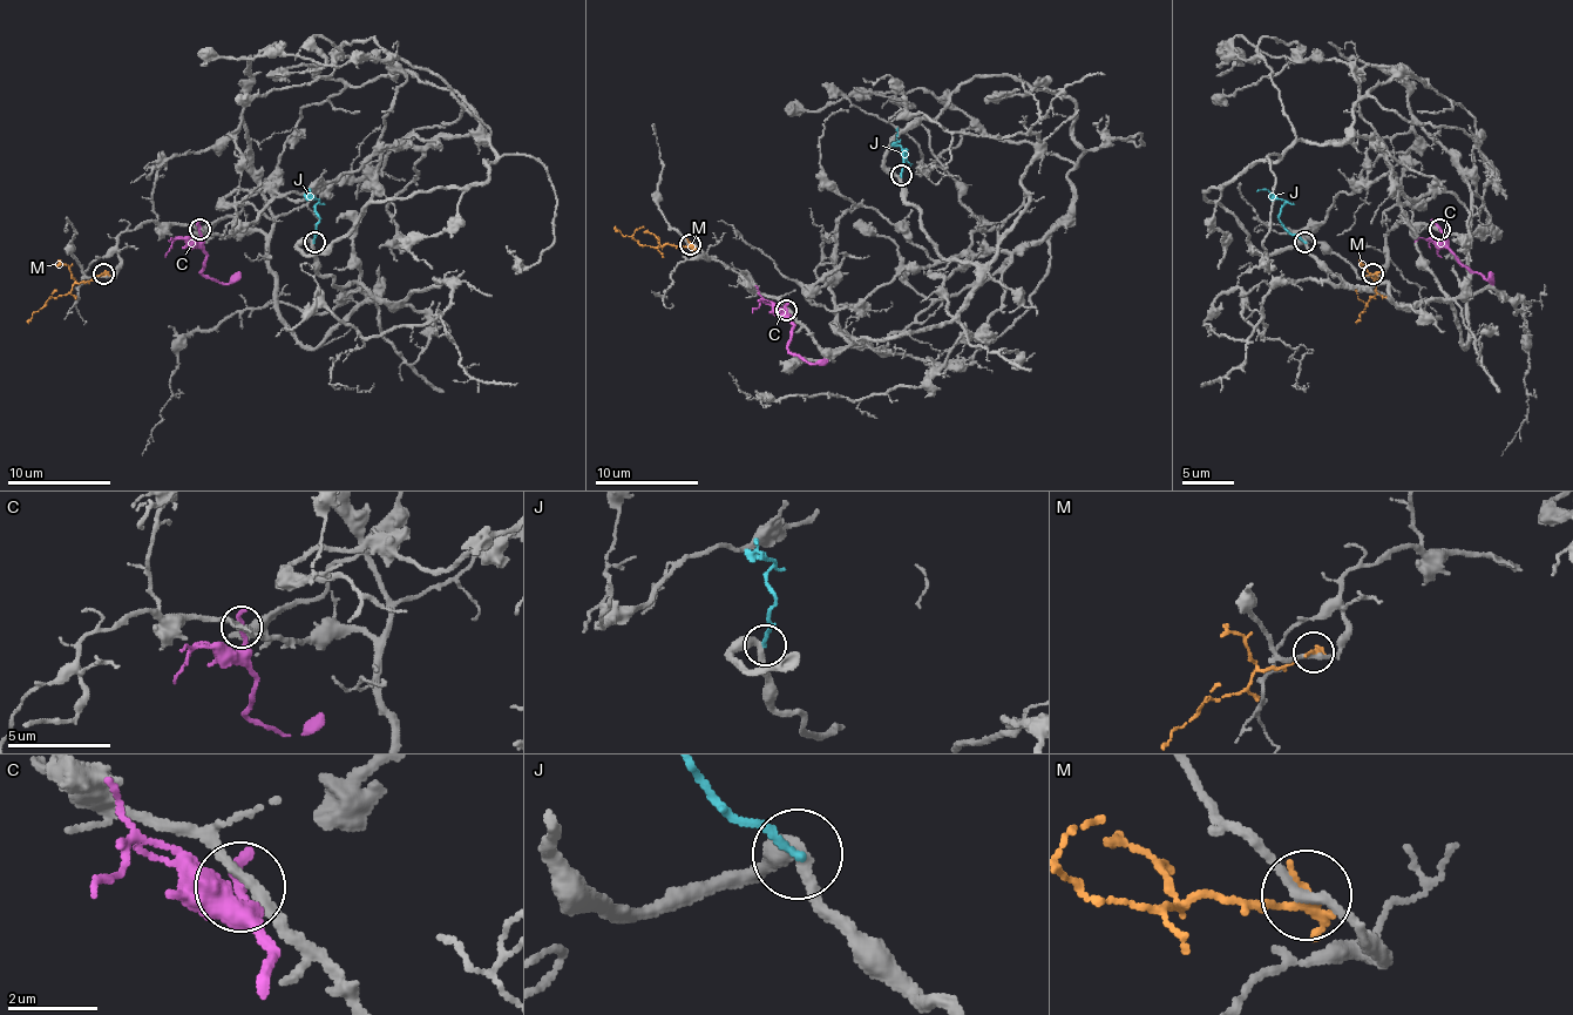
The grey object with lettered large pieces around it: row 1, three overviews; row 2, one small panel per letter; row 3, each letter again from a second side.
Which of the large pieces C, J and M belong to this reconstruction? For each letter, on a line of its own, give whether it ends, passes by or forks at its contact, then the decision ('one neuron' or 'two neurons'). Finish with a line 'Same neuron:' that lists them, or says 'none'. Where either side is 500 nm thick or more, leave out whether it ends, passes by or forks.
C: it ends | two neurons
J: it ends | two neurons
M: it ends | two neurons
Same neuron: none

